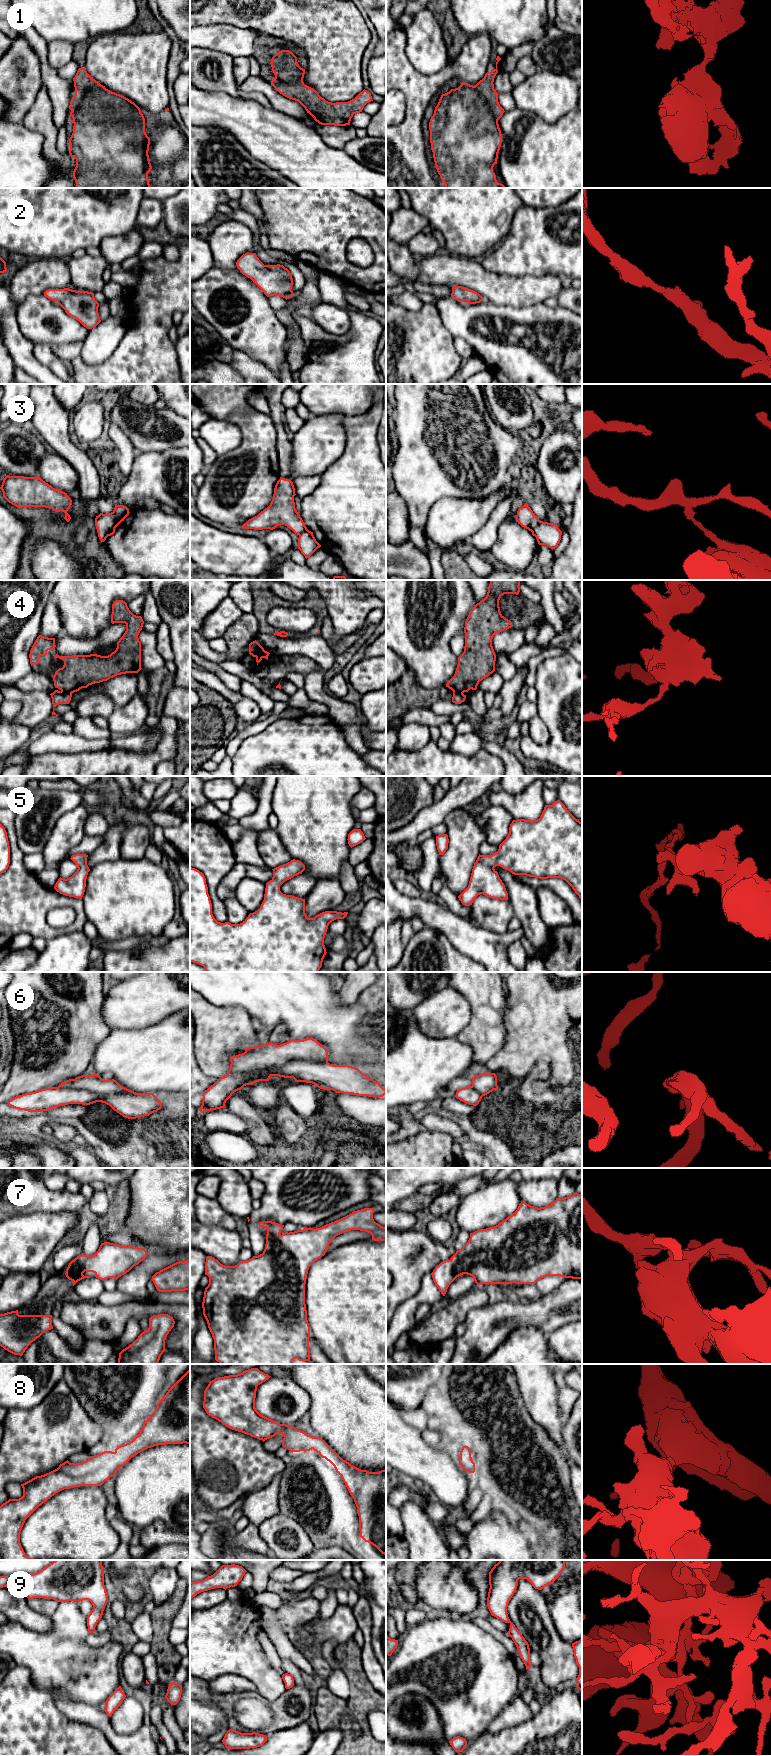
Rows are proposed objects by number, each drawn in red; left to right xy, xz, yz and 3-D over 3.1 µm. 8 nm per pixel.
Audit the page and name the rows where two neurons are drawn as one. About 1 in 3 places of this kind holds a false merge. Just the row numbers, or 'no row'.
3, 4, 9

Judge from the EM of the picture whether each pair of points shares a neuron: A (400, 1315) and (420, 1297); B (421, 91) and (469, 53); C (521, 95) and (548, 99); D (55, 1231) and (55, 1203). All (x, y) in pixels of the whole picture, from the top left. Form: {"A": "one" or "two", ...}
{"A": "one", "B": "one", "C": "one", "D": "two"}

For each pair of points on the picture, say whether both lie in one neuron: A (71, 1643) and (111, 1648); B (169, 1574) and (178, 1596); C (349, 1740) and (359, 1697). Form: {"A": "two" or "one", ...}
{"A": "one", "B": "two", "C": "one"}

